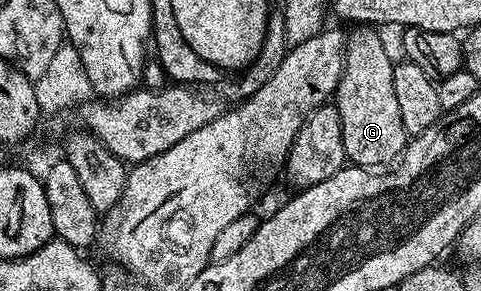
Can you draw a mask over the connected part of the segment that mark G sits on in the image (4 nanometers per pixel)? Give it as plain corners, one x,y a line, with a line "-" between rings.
355,29
352,31
355,32
350,32
350,34
347,35
347,56
343,62
341,81
335,90
333,102
337,110
339,110
341,113
341,137
345,141
345,153
347,154
348,160
350,160
350,162
357,167
365,167
368,169
383,169
388,165
394,164
396,160
402,156
403,152
406,151
407,144
409,142
409,136
407,130
405,129
405,125
401,125
401,108
397,106
397,97
393,93
393,69
395,68
395,63
393,62
393,58
391,59
390,53
387,52
387,47
385,44
383,44
382,37
379,36
377,32
375,32
378,30

